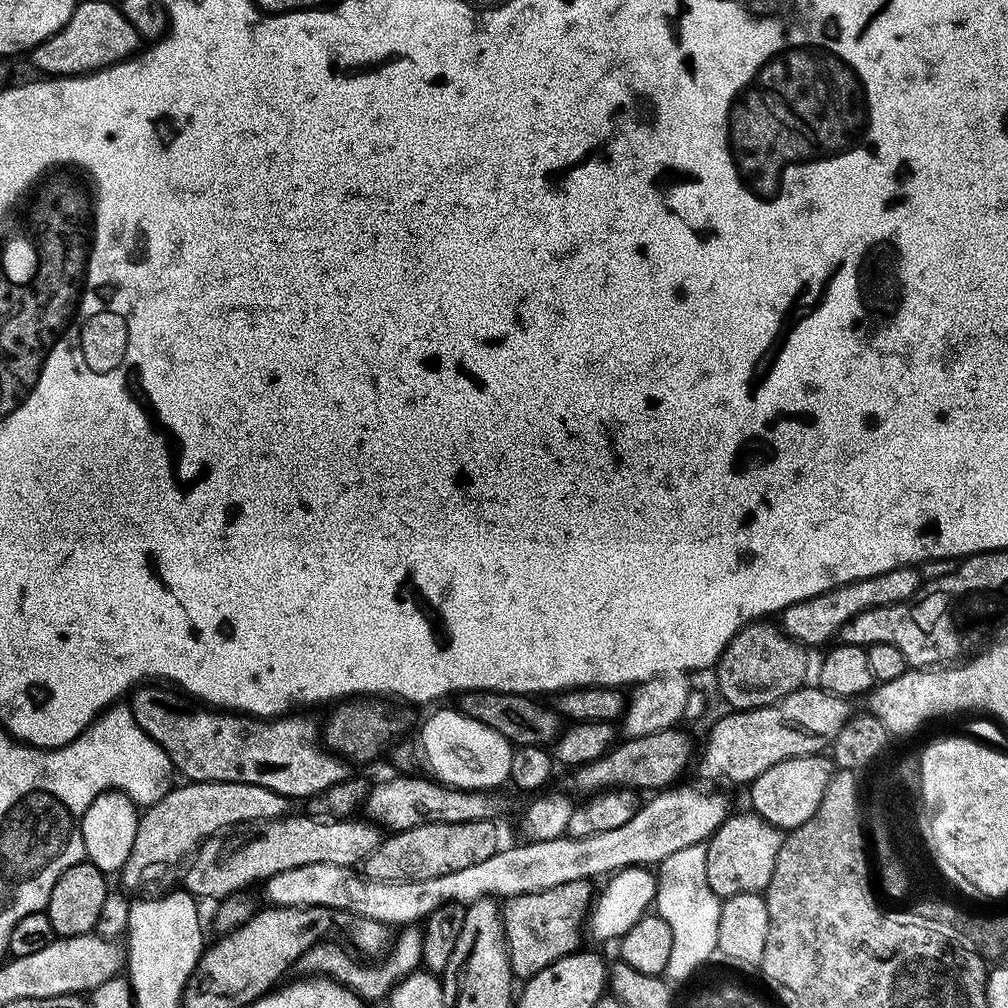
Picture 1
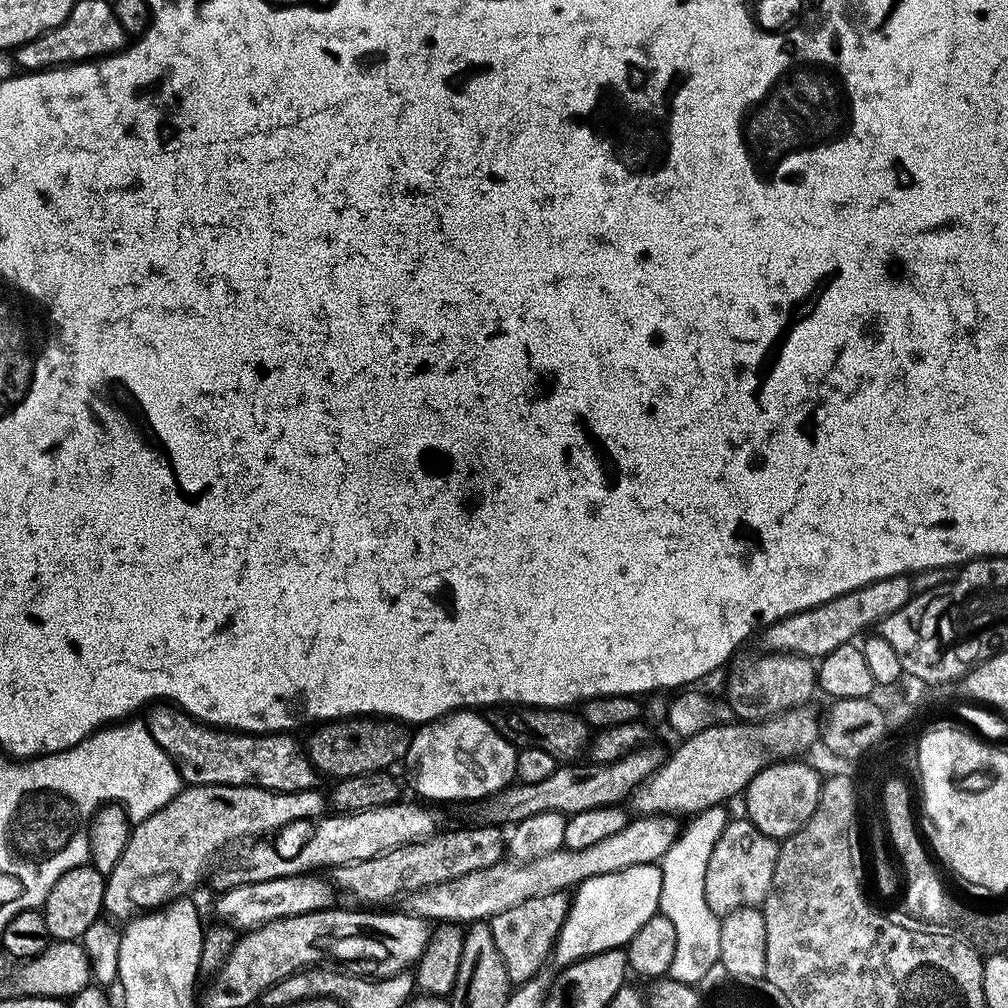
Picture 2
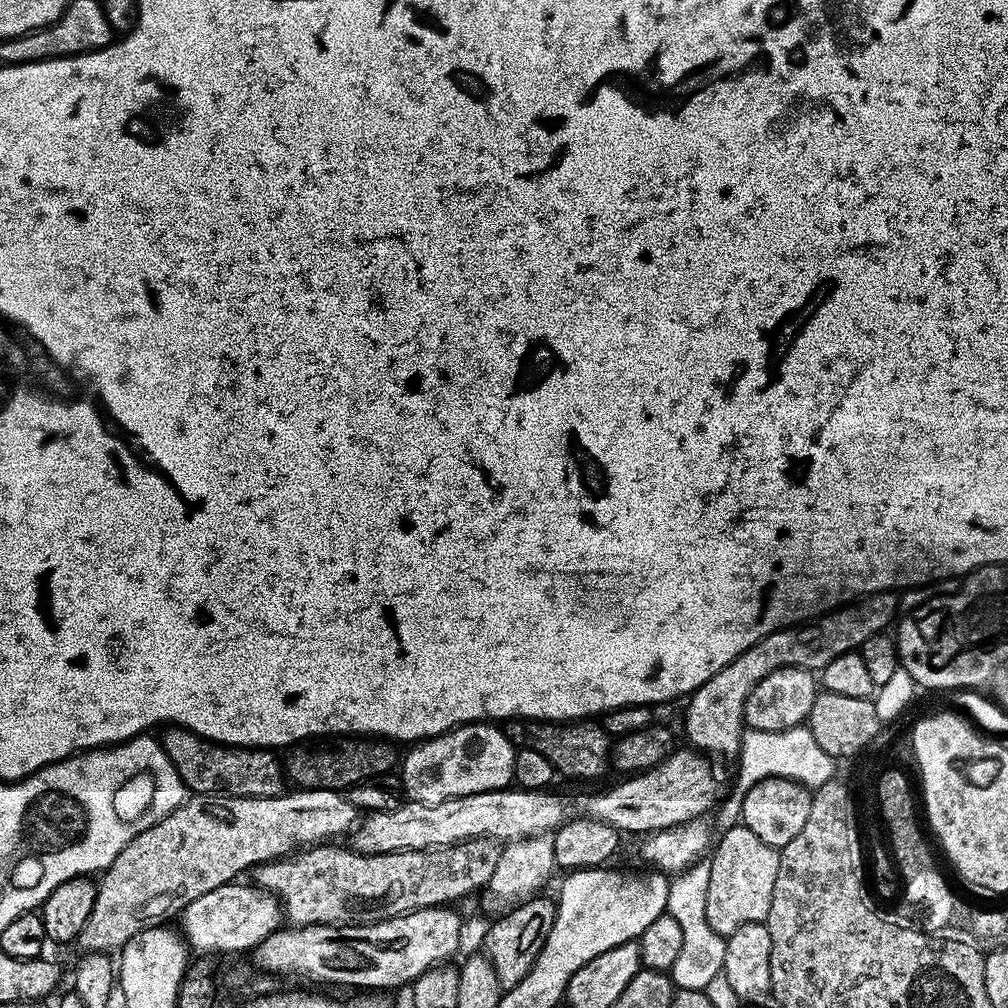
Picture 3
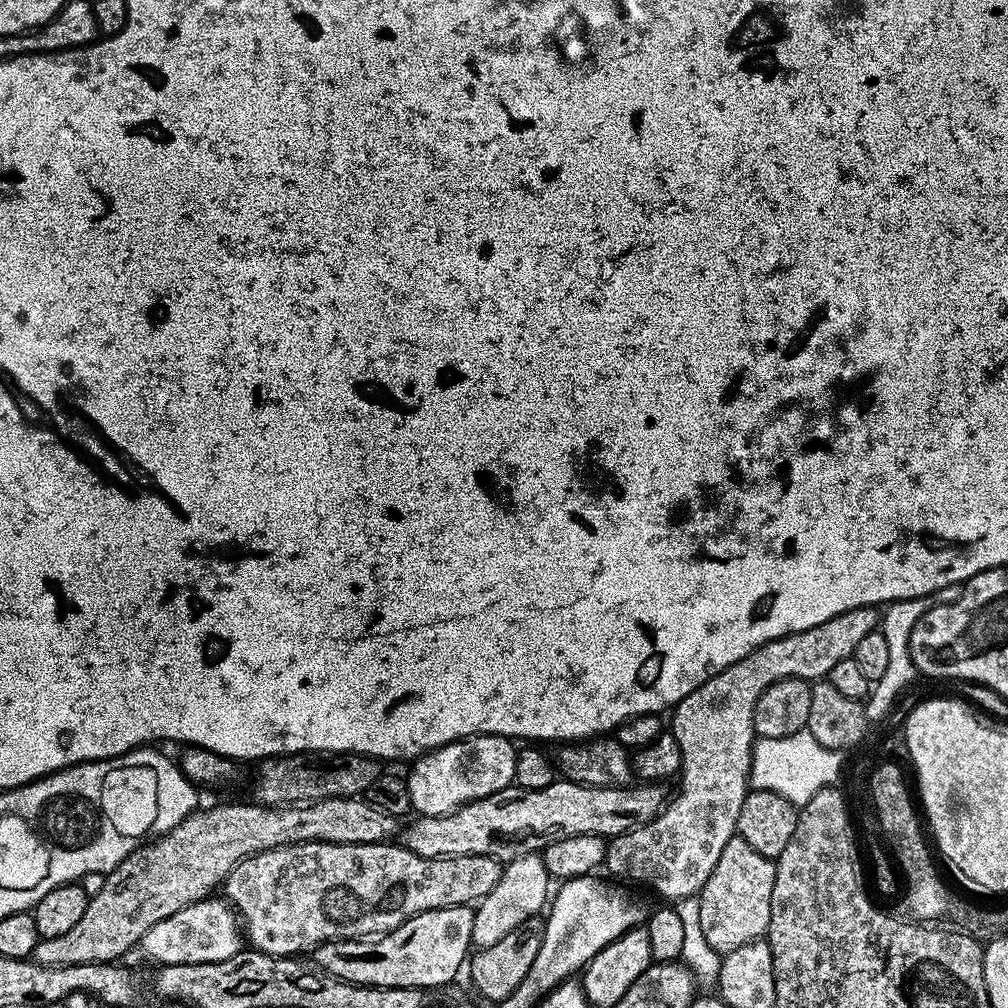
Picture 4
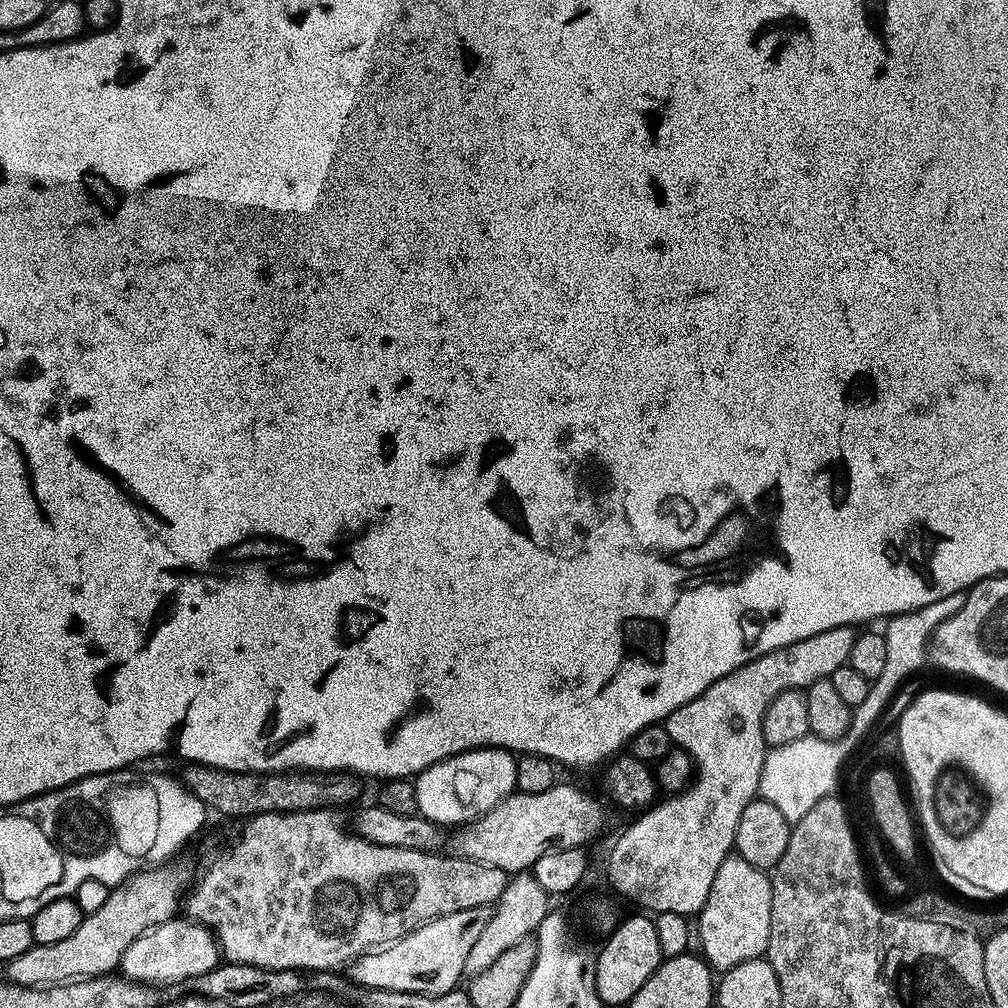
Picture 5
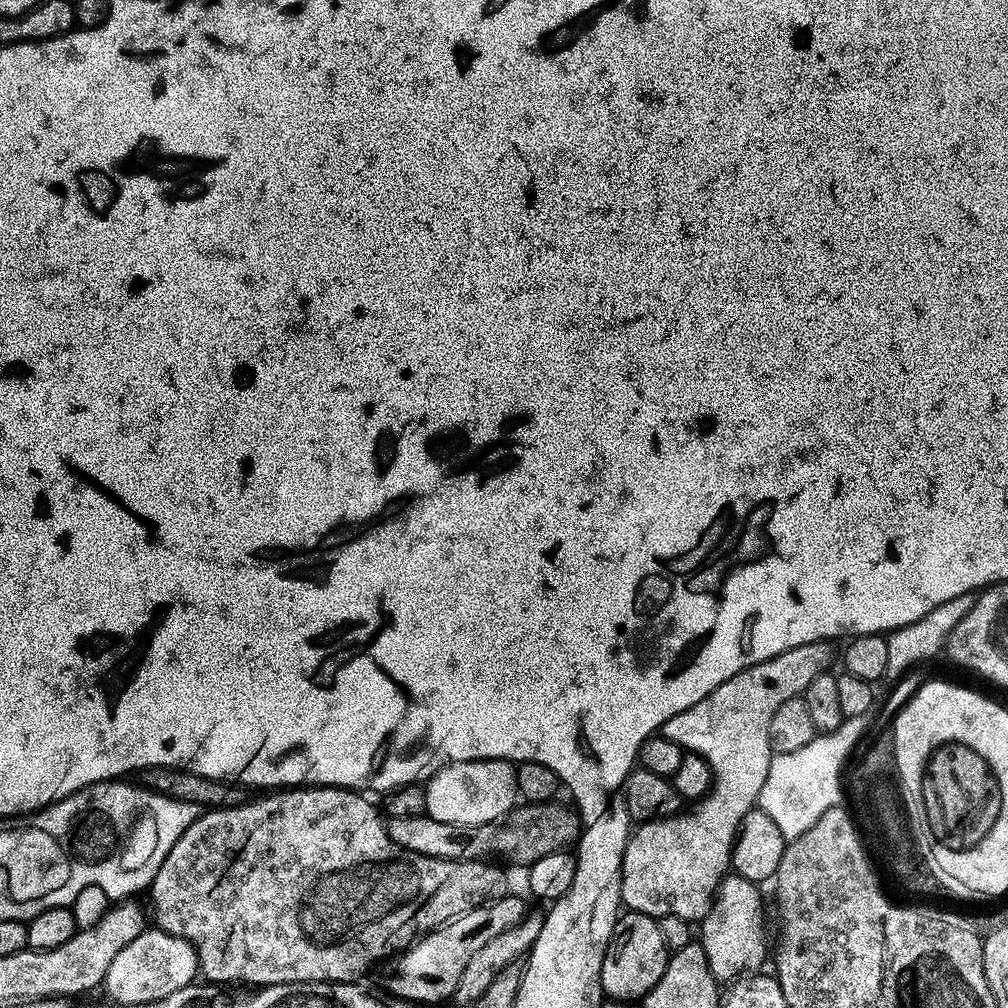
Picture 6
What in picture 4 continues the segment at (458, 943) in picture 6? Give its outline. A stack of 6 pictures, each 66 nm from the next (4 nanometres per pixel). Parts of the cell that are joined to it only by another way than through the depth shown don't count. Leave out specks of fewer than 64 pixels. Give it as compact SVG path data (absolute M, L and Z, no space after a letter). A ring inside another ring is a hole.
M471 907L439 908L402 922L392 932L375 938L345 938L319 945L321 972L369 988L419 988L431 990L451 984L473 947L471 930L475 911Z

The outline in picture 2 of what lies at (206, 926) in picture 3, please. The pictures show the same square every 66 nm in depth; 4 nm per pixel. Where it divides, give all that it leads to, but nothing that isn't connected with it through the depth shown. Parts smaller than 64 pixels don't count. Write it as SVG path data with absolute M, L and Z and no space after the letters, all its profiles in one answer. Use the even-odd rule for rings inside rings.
M301 874L298 876L287 876L274 881L276 888L276 910L272 912L272 892L269 882L254 882L243 884L231 890L219 893L216 900L217 921L223 922L232 930L251 930L270 922L275 918L297 916L300 913L316 912L318 909L329 907L332 903L333 887L329 886L318 876L318 874Z

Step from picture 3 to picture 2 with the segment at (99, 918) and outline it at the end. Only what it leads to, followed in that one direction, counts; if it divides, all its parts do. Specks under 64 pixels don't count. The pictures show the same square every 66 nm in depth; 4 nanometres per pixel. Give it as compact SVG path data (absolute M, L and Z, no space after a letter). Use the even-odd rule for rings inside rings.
M189 785L181 789L178 795L175 796L165 807L162 816L155 816L150 819L144 819L135 823L133 828L129 831L128 840L125 844L124 853L121 854L117 860L113 870L106 876L105 886L103 892L103 904L105 911L111 917L117 918L120 914L125 916L135 915L139 910L154 910L158 907L163 907L167 903L172 903L174 900L181 899L190 891L209 871L209 864L215 858L216 854L226 845L234 840L240 840L243 836L256 836L252 838L264 838L269 834L275 834L282 828L287 828L289 824L296 824L300 820L312 820L313 818L320 818L325 815L324 800L316 793L316 790L309 790L306 792L271 792L265 788L251 788L250 786L226 786L220 788L216 785Z

